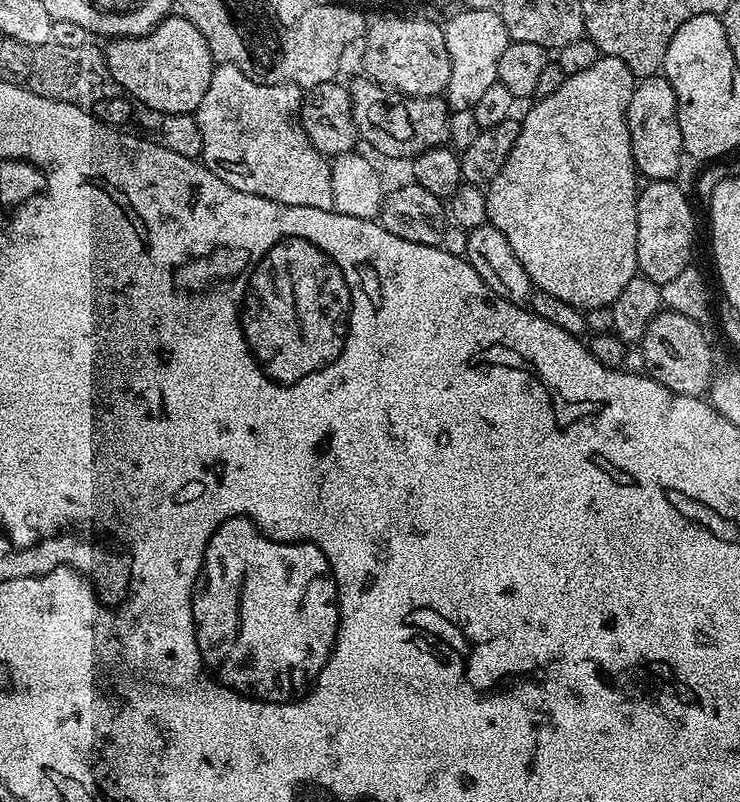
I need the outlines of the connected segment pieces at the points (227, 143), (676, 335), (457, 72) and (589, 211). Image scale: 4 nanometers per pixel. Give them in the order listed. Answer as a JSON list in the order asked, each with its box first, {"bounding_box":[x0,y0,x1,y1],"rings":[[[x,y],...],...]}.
[{"bounding_box":[194,64,334,210],"rings":[[[216,64],[212,70],[210,86],[194,113],[198,127],[202,129],[202,162],[226,186],[270,198],[286,206],[310,206],[314,210],[334,209],[334,191],[331,185],[331,163],[329,157],[322,155],[306,138],[306,130],[300,121],[300,103],[304,101],[305,89],[297,84],[260,84],[252,80],[238,66]]]},{"bounding_box":[638,310,712,397],"rings":[[[661,310],[646,326],[646,334],[638,345],[638,351],[649,364],[650,375],[662,386],[678,394],[703,397],[712,386],[712,348],[708,345],[708,336],[695,320],[686,318],[677,312]]]},{"bounding_box":[443,8,510,112],"rings":[[[465,8],[451,13],[448,21],[443,21],[446,50],[450,53],[450,82],[446,89],[446,99],[452,112],[466,110],[478,102],[479,96],[489,86],[498,83],[498,62],[510,43],[506,22],[502,22],[499,11],[493,8]]]},{"bounding_box":[486,55,638,308],"rings":[[[601,55],[590,70],[578,70],[578,74],[565,76],[562,86],[554,90],[554,94],[541,96],[535,101],[537,103],[520,120],[520,133],[518,142],[514,142],[514,150],[510,150],[510,158],[506,158],[506,166],[498,170],[498,174],[487,185],[486,195],[488,197],[488,218],[491,224],[502,234],[506,234],[506,242],[510,242],[510,250],[522,262],[526,274],[532,280],[533,289],[545,292],[572,308],[607,308],[626,290],[630,278],[638,275],[638,214],[636,213],[636,197],[638,195],[638,173],[632,143],[630,142],[630,130],[628,129],[628,107],[630,98],[634,94],[637,77],[632,75],[630,66],[613,56]]]}]

